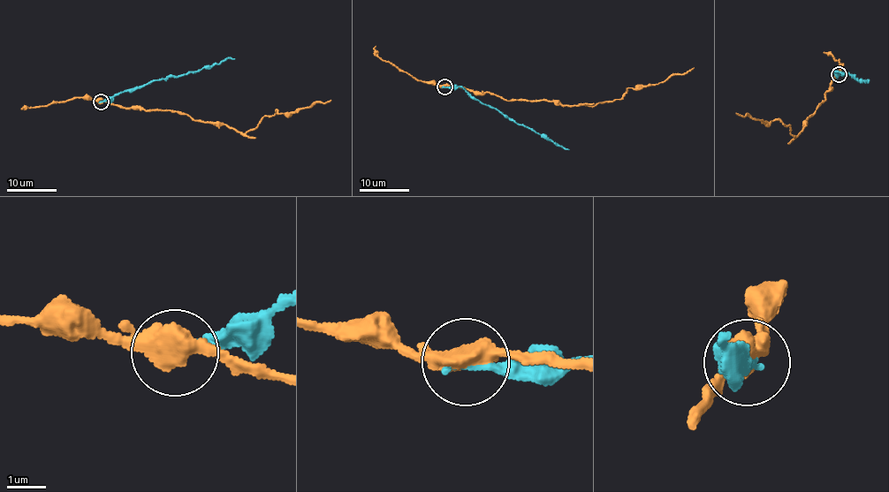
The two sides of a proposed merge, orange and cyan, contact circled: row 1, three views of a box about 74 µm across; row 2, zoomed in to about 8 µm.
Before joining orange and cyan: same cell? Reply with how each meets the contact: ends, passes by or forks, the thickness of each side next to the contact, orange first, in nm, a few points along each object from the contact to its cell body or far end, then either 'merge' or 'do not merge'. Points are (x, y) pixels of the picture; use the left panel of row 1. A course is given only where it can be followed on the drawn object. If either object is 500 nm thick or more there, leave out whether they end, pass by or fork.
550 nm thick on the orange side, 240 nm on the other; orange runs (101, 102), (174, 111), (246, 133), (264, 116), (277, 111), (291, 115), (330, 100); cyan runs (101, 102), (153, 81), (179, 76), (228, 58), (234, 59); do not merge

